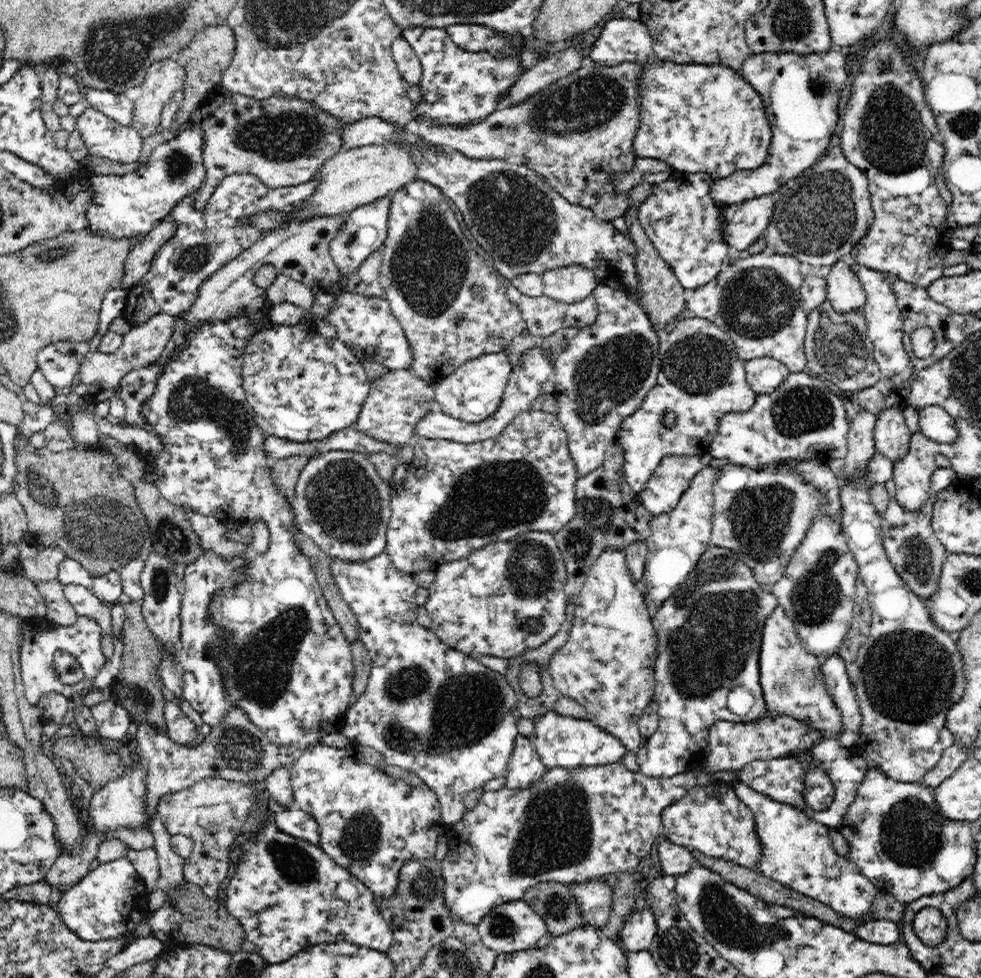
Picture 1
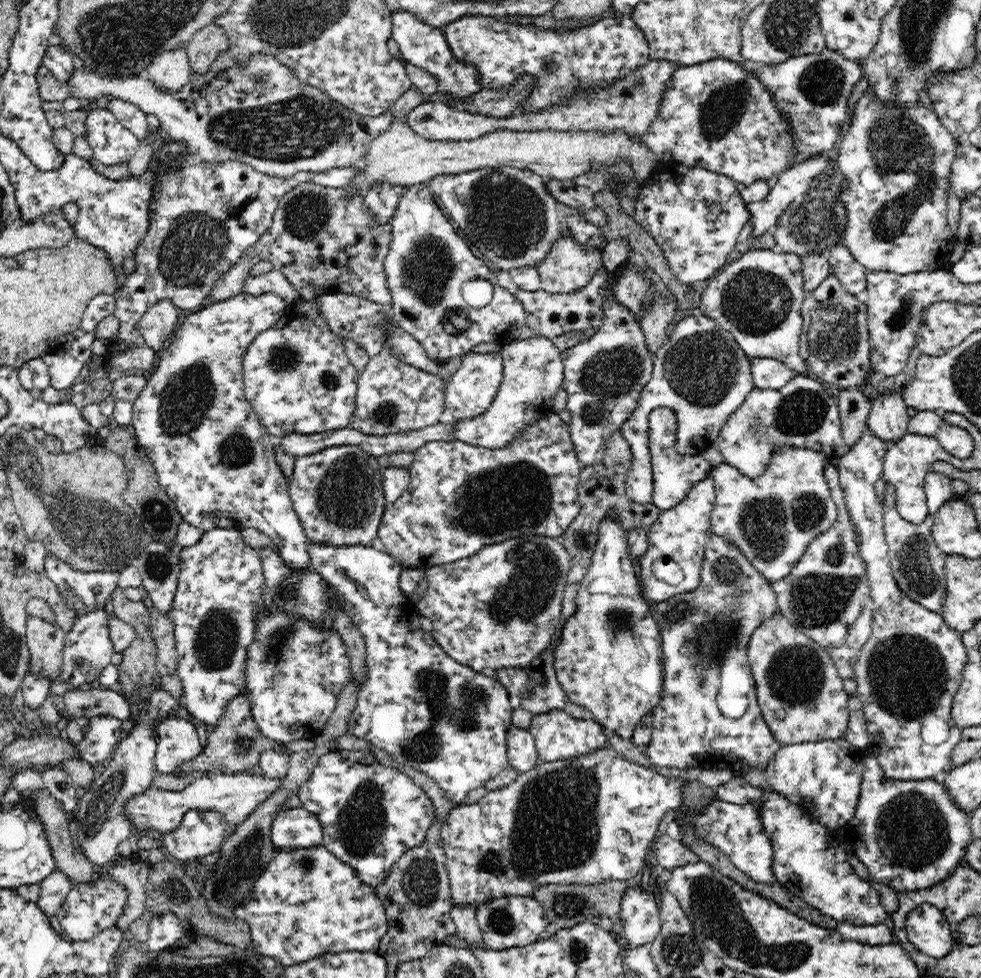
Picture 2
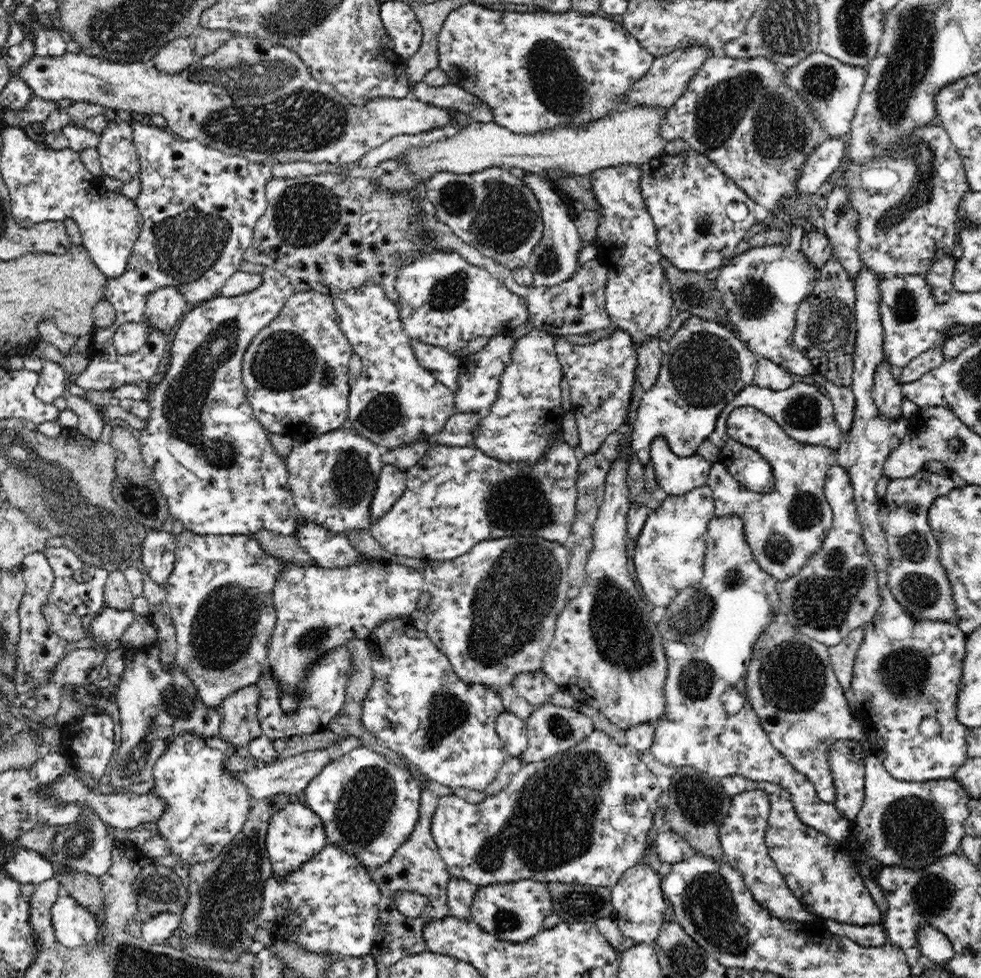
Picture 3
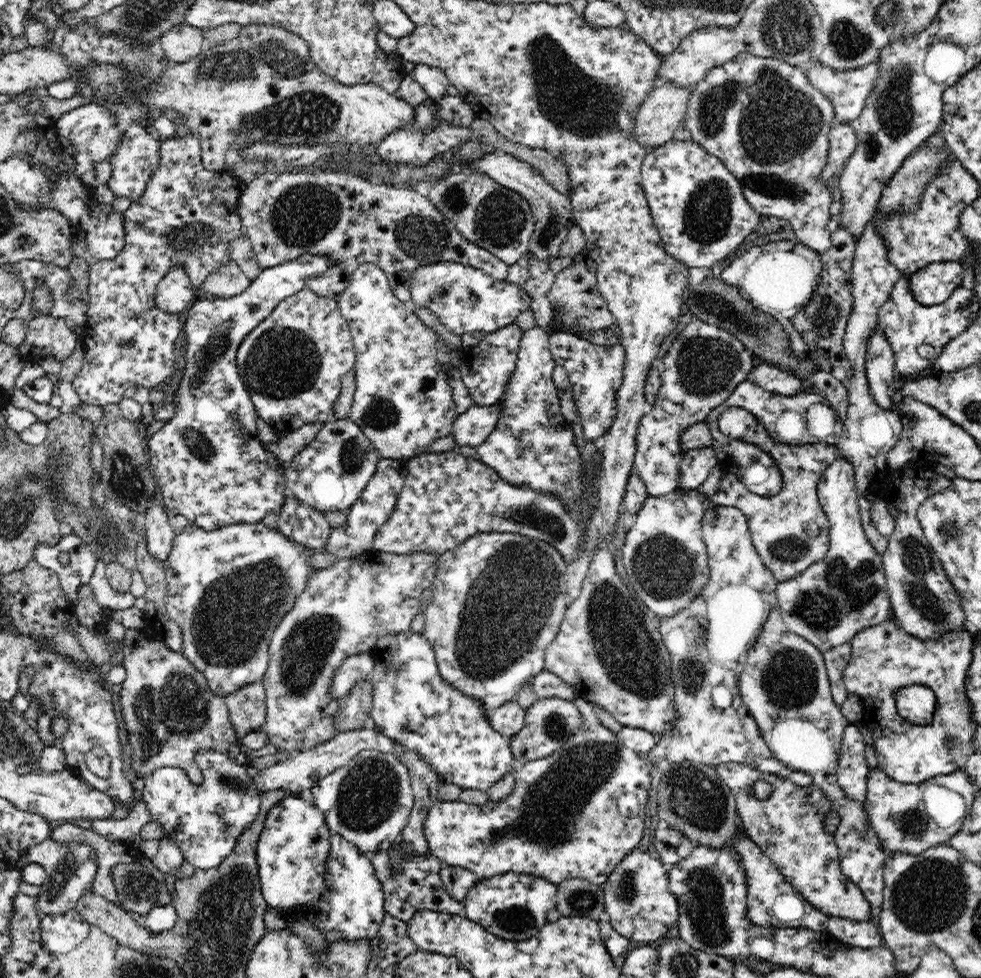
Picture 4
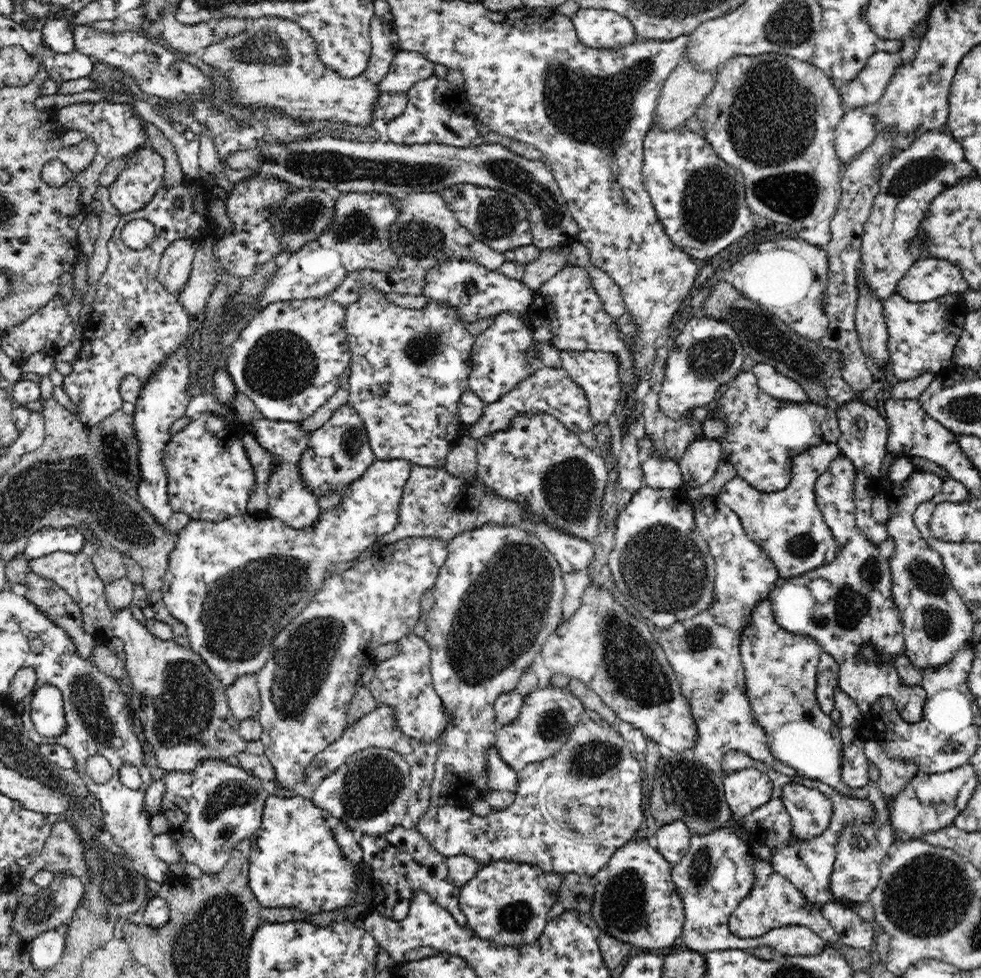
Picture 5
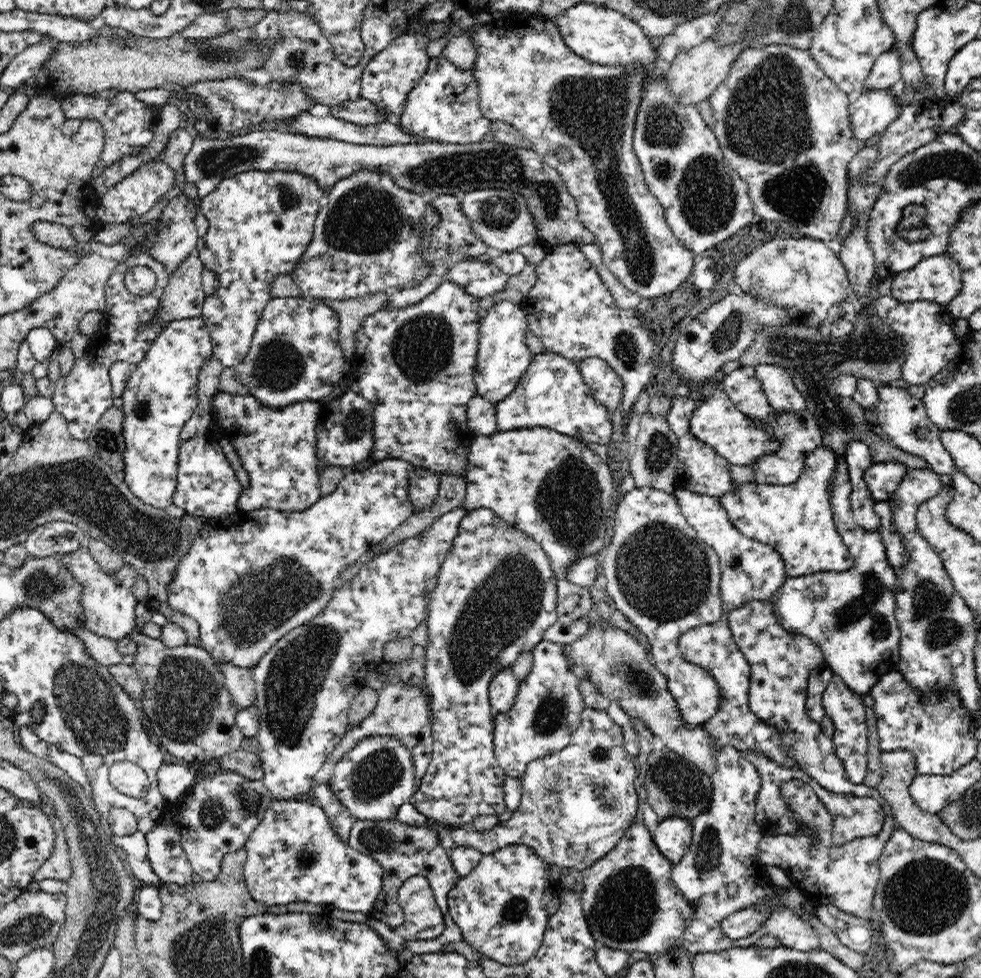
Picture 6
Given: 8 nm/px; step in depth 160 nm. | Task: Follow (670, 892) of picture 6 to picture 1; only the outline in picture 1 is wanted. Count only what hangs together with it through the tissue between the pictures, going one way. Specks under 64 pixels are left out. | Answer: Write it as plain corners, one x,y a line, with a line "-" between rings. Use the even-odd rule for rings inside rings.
638,910
630,913
620,931
620,938
629,952
647,950
652,945
657,934
657,923
654,913
648,910

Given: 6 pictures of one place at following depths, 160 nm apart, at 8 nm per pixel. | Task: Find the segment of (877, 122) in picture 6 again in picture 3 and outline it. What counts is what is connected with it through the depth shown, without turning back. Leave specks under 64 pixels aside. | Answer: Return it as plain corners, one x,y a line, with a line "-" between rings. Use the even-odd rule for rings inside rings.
823,138
820,146
808,156
802,170
798,172
798,194
814,195
826,180
832,180
831,174
840,168
847,147
848,143
842,138

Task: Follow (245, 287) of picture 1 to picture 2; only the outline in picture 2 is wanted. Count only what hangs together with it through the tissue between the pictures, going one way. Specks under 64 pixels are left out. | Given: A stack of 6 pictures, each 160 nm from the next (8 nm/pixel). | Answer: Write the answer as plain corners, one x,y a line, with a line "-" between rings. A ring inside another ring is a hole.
311,182
294,187
279,200
269,231
252,247
248,247
237,263
214,282
214,288
210,290
212,298
216,298
214,303
244,294
245,280
252,265
259,260
268,260
274,269
278,269
292,283
304,301
317,299
326,294
348,293
390,306
393,300
386,284
384,260
391,242
391,224
375,224
374,215
370,215
362,200
362,193
358,193
353,199
346,199
344,187
323,187

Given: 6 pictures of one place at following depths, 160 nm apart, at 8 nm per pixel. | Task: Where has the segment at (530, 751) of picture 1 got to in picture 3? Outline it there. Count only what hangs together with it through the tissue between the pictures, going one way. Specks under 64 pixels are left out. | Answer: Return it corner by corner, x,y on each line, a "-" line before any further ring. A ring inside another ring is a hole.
507,710
497,716
496,729
510,757
521,758
521,754
527,747
526,723

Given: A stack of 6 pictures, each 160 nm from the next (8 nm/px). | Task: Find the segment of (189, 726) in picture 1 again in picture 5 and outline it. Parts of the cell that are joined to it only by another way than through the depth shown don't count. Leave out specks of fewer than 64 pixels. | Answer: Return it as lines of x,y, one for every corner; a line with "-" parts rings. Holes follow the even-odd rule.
204,758
192,772
164,771
160,779
164,779
166,783
166,792
160,810
173,828
172,838
180,843
181,854
187,862
196,864
203,874
220,872
238,842
250,839
260,828
269,794
264,789
264,782
261,779
252,776
240,766
230,765
224,759

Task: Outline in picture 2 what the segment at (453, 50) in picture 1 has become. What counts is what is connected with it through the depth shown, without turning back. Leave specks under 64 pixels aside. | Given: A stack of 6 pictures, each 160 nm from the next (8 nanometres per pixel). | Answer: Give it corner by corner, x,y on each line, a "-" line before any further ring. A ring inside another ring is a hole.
393,12
392,18
391,37
398,43
401,58
408,64
420,66
430,72
438,82
437,92
439,94
453,95
460,104
482,90
482,83
480,83
476,67
453,56
445,39
445,33
440,28
425,24
410,12

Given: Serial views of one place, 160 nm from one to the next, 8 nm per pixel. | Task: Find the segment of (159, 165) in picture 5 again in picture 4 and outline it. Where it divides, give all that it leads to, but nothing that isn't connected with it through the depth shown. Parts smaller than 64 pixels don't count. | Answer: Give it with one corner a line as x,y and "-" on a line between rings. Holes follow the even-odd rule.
134,122
124,130
116,152
109,158
111,176
107,182
115,197
130,198
131,202
138,200
146,190
155,169
158,168
158,141
154,139
154,132
150,127
143,127

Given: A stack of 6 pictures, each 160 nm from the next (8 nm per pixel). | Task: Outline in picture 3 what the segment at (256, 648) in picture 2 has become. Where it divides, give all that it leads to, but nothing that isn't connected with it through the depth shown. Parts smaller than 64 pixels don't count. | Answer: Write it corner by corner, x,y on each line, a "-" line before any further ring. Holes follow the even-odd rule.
347,646
338,649
331,649
324,652
310,662
310,668
303,673
302,684
294,688
294,696
298,699
299,708
286,713
281,704
280,681
273,676
271,669
265,674
265,683
260,690
260,700
257,718
262,725
264,735
273,741
277,738
288,739
294,734
314,734
322,732
322,729
329,728
330,721
338,717
344,703
346,683
349,681
350,672
350,651

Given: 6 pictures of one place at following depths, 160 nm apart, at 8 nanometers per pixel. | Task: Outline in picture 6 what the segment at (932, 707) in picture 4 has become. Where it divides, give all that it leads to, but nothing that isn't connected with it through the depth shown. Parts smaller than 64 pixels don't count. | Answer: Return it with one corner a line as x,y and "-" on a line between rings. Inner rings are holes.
844,456
837,458
837,474
830,487
835,527
854,559
854,567
845,572
788,577
771,603
782,627
817,643
823,652
824,662
848,688
864,696
872,693
881,676
895,670
899,659
901,630
895,617
897,604
894,592
897,577
889,564
881,534
866,531
855,523
850,503
852,485

